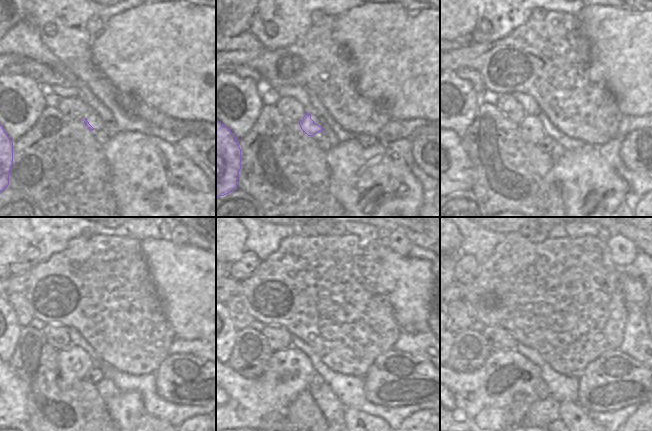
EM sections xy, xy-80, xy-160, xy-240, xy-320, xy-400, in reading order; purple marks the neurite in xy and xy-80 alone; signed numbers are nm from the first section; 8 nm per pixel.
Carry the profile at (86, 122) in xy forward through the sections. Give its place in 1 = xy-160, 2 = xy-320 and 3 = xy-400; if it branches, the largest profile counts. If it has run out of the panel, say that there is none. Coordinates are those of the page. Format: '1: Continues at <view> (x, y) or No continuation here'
1: Continues at xy-160 (531, 129)
2: Continues at xy-320 (236, 402)
3: Continues at xy-400 (493, 399)

